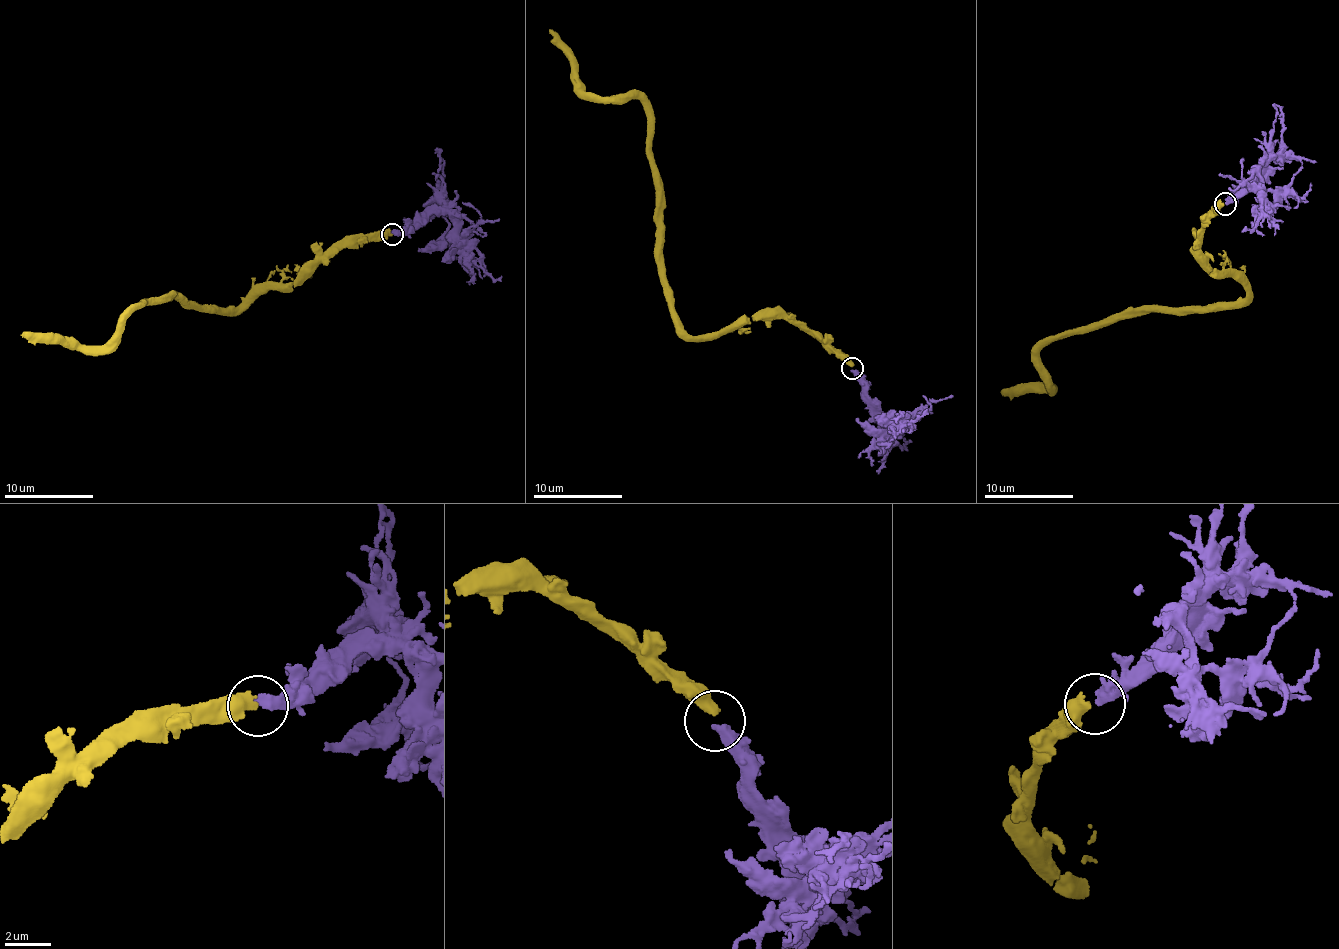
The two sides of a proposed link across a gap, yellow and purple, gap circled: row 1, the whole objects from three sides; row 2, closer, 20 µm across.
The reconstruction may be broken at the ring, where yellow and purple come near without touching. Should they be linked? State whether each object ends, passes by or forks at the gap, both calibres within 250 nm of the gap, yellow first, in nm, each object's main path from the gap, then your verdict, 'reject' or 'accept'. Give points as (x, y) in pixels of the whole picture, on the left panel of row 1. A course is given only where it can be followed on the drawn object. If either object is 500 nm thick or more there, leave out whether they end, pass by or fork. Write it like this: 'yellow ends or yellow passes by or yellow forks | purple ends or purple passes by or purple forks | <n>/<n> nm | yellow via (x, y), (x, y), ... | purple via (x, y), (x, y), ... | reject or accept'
yellow ends | purple ends | 420/480 nm | yellow via (391, 233), (356, 235), (293, 284), (251, 294), (241, 308), (164, 293), (139, 301), (104, 345), (20, 335) | purple via (393, 233), (409, 227), (429, 213), (445, 213), (454, 223), (454, 244), (502, 281) | accept

